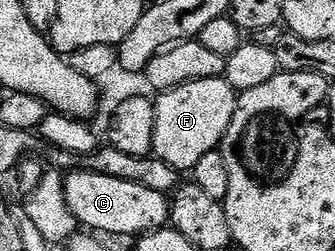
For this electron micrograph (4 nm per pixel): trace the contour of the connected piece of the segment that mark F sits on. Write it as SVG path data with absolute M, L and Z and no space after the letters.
M223 76L217 79L197 79L193 83L185 83L158 94L154 98L154 156L178 171L194 170L199 160L222 146L223 136L229 131L229 123L233 123L236 100L234 87Z

